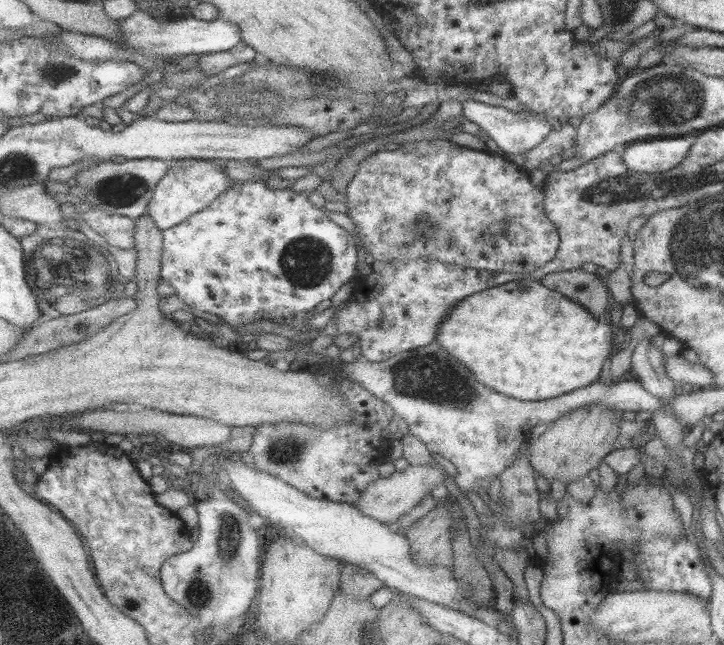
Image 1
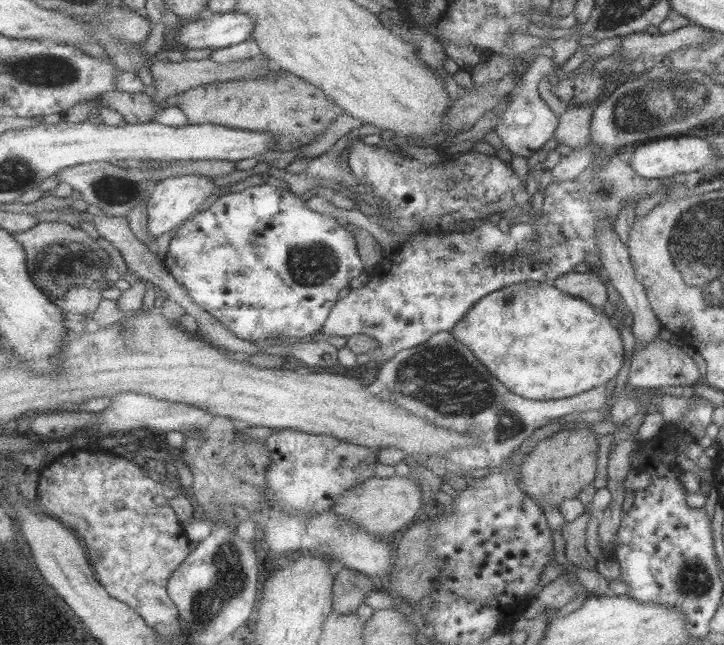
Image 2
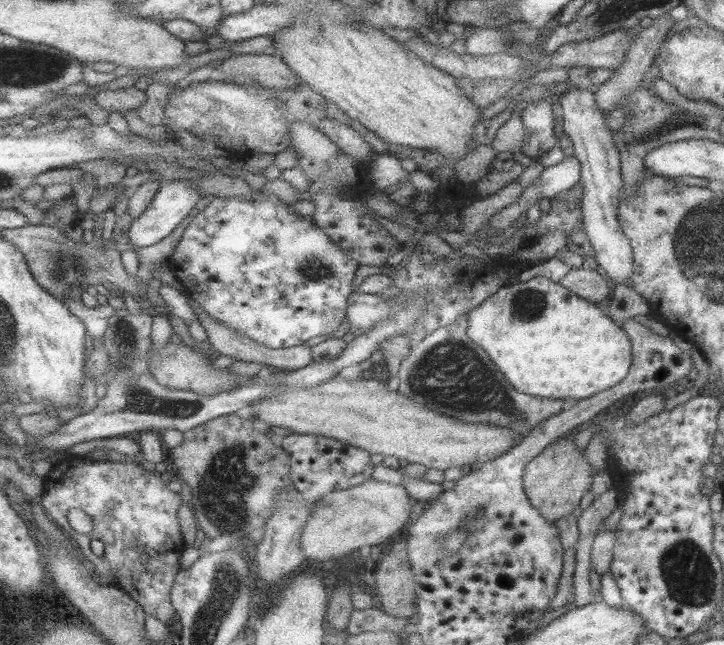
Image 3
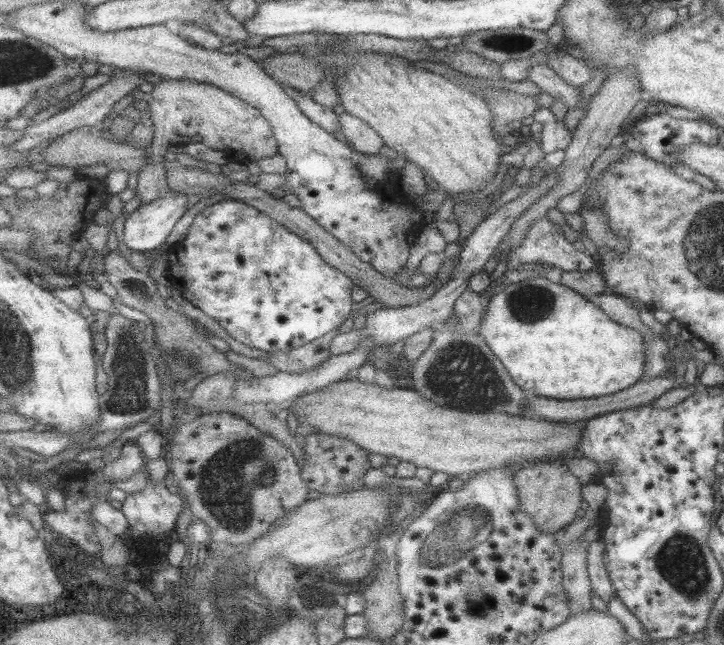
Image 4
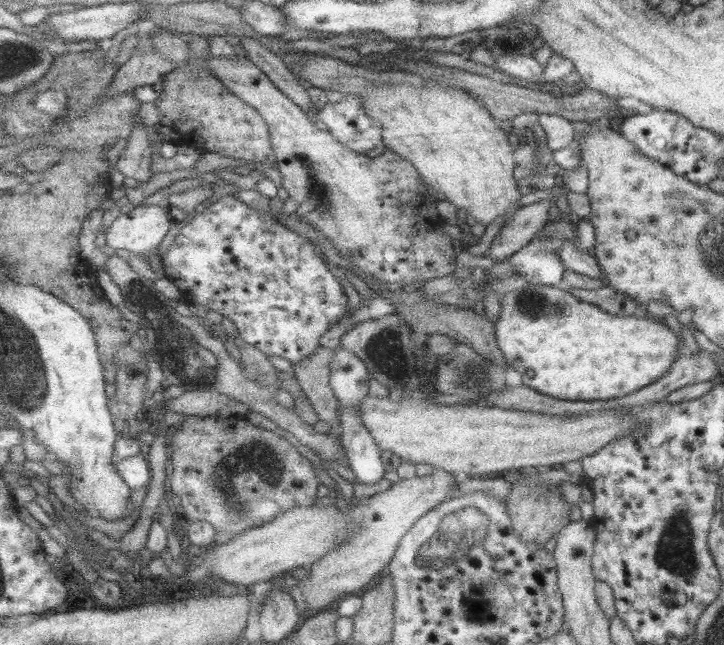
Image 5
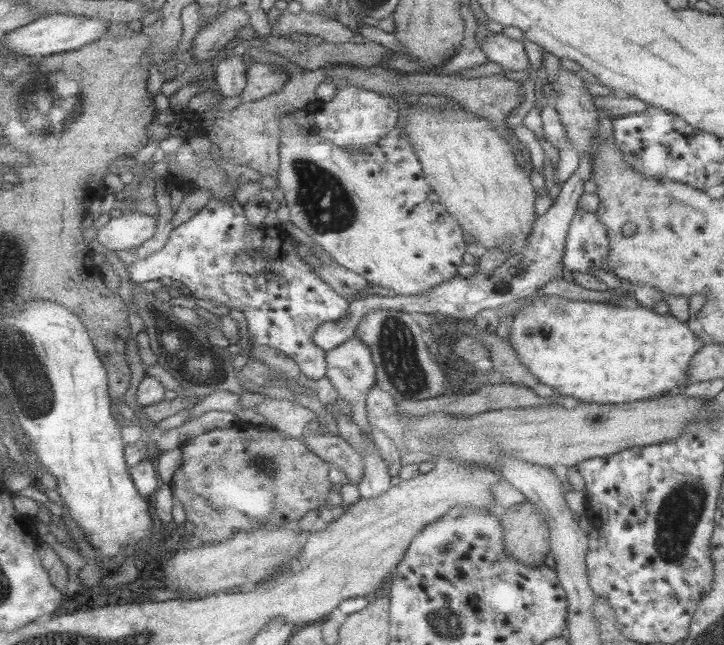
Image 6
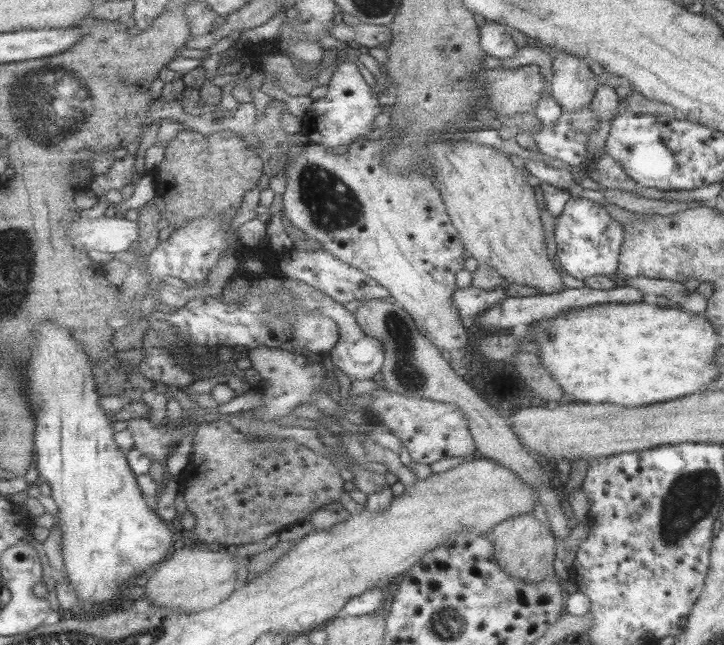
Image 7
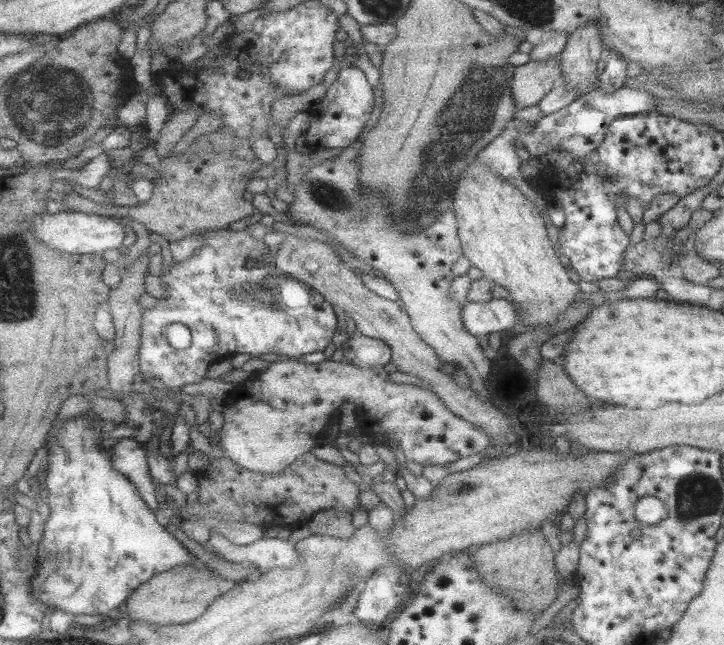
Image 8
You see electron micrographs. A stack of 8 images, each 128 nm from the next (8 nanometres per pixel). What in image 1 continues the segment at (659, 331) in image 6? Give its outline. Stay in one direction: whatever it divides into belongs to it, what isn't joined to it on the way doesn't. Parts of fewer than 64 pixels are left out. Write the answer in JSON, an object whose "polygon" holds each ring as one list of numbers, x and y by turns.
{"polygon":[[518,279,517,281,510,281,506,284,489,288,483,292,477,292,468,296,466,299,461,299,461,302,453,308,453,312,449,316,445,316,443,324,439,326,436,342,438,342,445,350,457,361,463,362,477,380,481,380,485,386,501,392,501,395,512,397,517,400,536,401,549,398,555,398,565,394,565,392,572,392,577,388,589,386,599,378,601,372,601,365,605,362,610,348,613,348,613,338,615,336,613,328,606,318,595,319,589,315,589,312,581,305,573,303,572,300,565,298,560,293,554,292,552,289,545,288,539,281]]}

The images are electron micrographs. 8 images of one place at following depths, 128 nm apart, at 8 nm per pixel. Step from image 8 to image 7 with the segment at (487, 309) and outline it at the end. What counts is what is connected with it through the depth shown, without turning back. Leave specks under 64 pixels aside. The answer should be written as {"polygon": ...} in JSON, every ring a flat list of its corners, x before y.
{"polygon":[[619,286,611,288,610,290,596,290,588,287,581,288,565,288,561,292,555,292,555,294,539,294,528,295,523,297,509,297,506,296,503,300,497,302,497,305,491,306,479,315,475,321,477,326,482,326,487,329,493,327,497,329,511,329,517,324,529,325,531,322,537,322,537,320,547,320,547,318,553,318,557,316,559,312,563,310,569,310,569,308,581,308,581,306,593,306,593,304,630,304,646,300,643,298,643,294,639,293,636,289,629,286]]}

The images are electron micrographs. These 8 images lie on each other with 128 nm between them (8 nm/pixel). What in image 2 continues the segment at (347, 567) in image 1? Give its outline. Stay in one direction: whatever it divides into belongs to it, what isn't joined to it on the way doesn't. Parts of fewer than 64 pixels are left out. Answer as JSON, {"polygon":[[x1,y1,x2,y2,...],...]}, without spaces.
{"polygon":[[344,567,336,575,334,584,335,610,351,614,366,604,367,597,379,586,368,574]]}

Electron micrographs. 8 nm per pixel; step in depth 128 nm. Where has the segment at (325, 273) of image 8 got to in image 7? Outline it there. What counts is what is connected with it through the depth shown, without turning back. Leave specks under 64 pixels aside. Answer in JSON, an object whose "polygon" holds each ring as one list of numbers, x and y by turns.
{"polygon":[[363,298,363,301,354,314,363,331,369,336,382,340,385,346,385,362,381,372,383,389,409,398,429,398,459,405,469,419,476,448,484,458,493,459,497,464,502,464,525,484,532,486,536,501,547,513,549,529,553,532,553,536,556,536,557,540,567,538,570,533,567,526,568,518,565,518,559,505,559,498,548,483,545,472,539,466,537,454,531,454,520,443,515,433,508,427,506,418,497,414,497,408,491,404,491,399,479,396,479,392,469,384,468,380,457,376,456,366,441,356,441,349,420,331,411,314,406,312,399,303,395,300,373,298]]}

